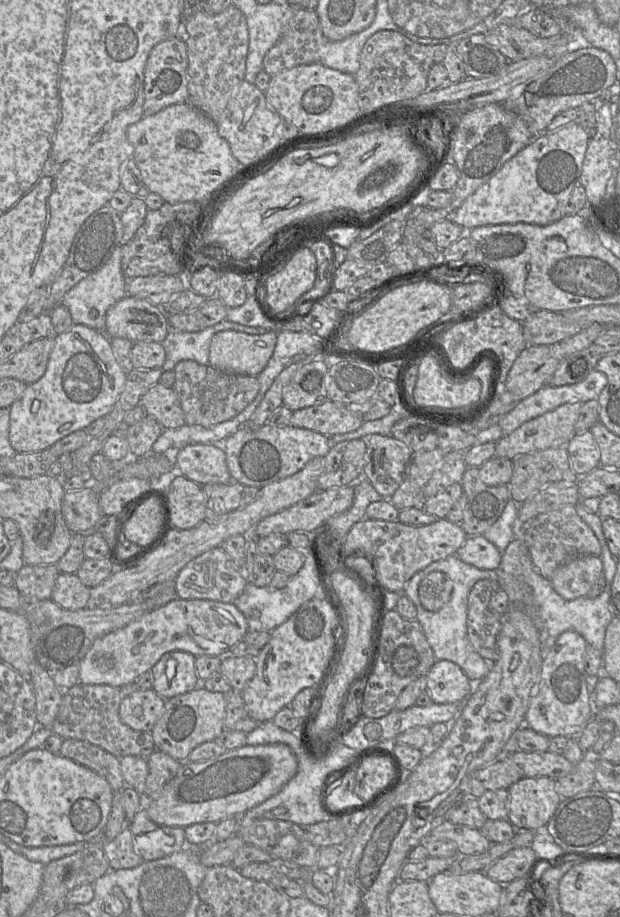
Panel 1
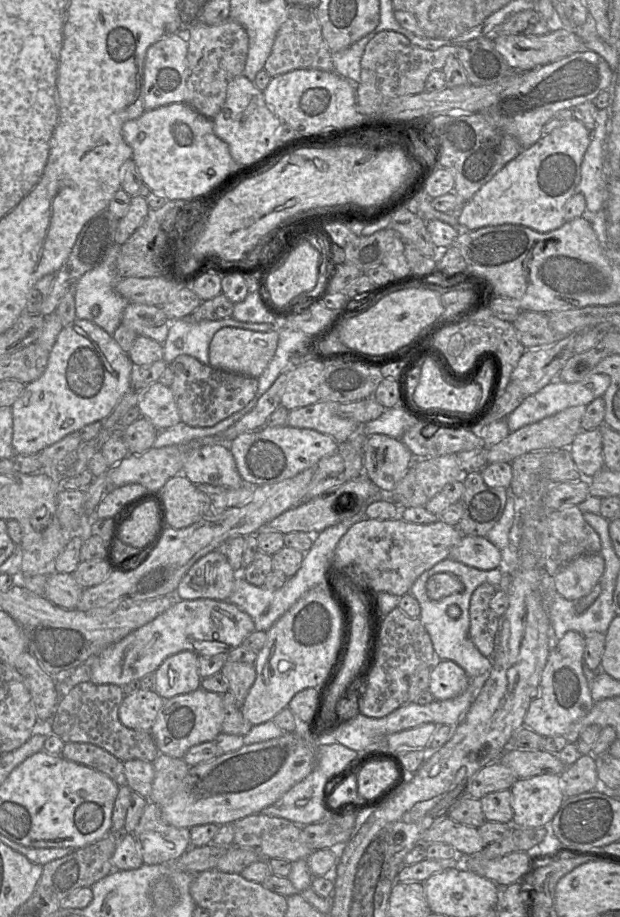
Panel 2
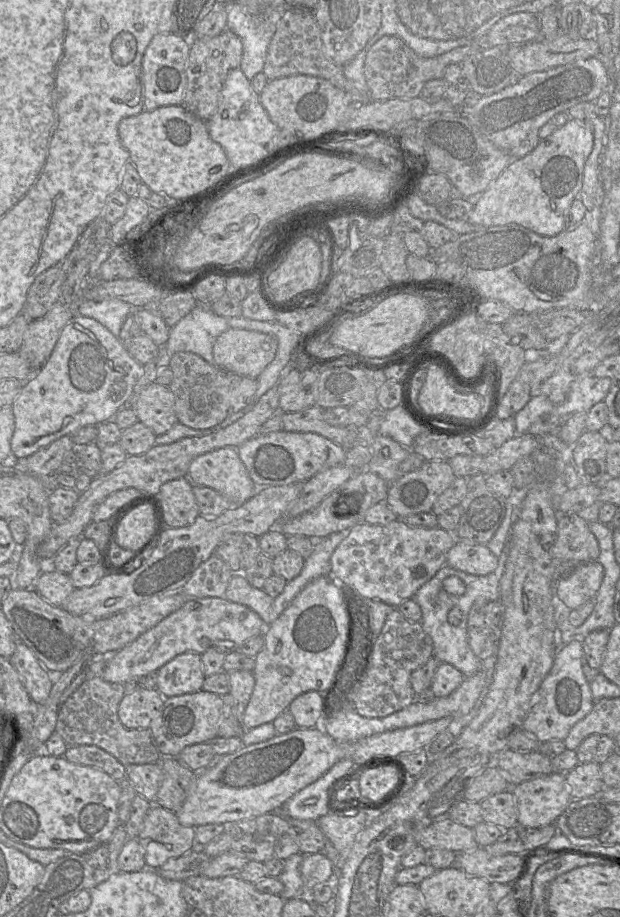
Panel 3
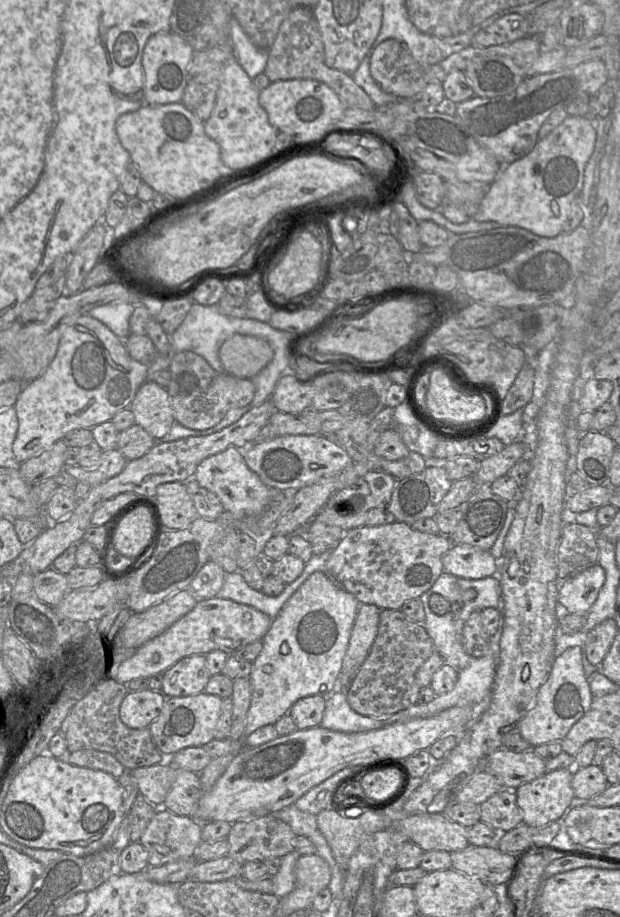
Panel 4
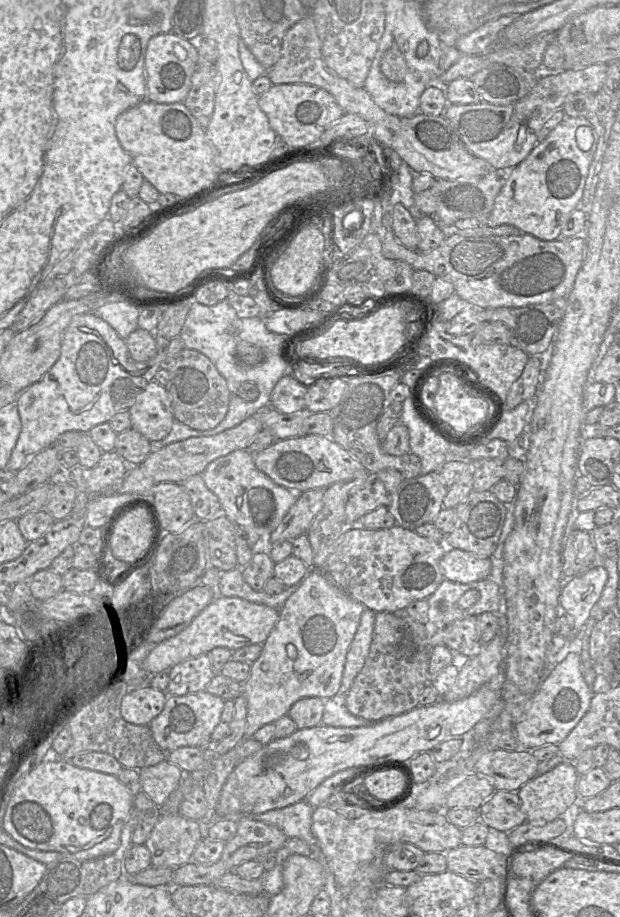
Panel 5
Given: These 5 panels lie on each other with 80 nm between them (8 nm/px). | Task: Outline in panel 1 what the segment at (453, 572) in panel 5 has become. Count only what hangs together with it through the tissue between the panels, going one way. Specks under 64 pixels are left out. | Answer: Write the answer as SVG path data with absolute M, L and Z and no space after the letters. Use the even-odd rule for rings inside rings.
M484 535L469 536L454 555L468 564L485 570L500 568L502 561L502 552Z

